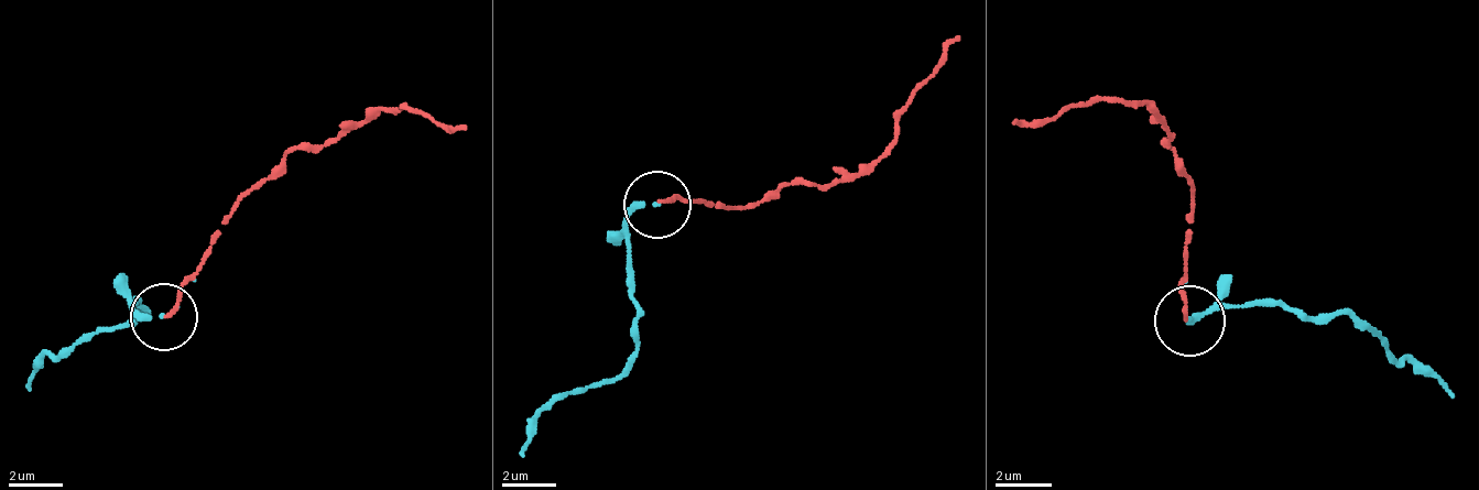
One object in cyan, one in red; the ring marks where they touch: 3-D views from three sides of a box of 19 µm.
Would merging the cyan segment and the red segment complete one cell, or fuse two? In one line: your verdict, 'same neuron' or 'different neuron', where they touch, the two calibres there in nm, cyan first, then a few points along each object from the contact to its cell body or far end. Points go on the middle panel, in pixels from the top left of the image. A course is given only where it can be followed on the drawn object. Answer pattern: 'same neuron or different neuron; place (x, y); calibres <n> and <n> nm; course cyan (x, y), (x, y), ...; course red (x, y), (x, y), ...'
same neuron; place (658, 204); calibres 200 and 130 nm; course cyan (655, 206), (629, 219), (635, 354), (608, 381), (534, 414), (521, 455); course red (655, 199), (703, 199), (757, 206), (790, 186), (824, 186), (857, 178), (884, 152), (898, 111), (958, 37)

